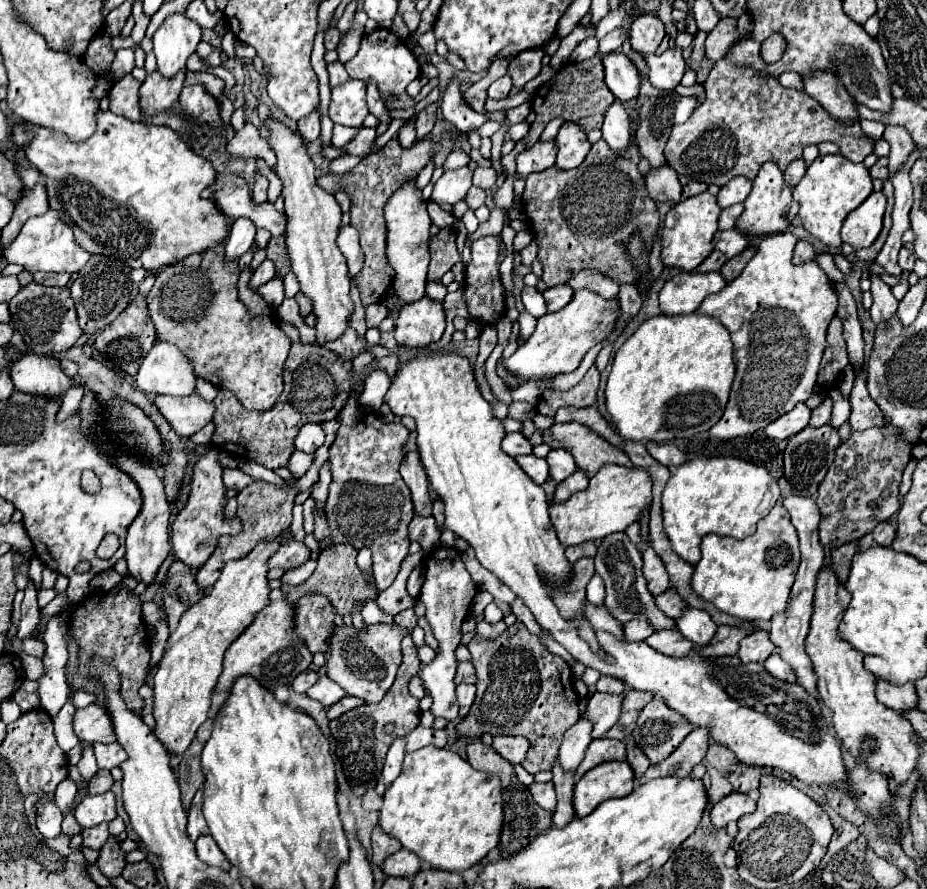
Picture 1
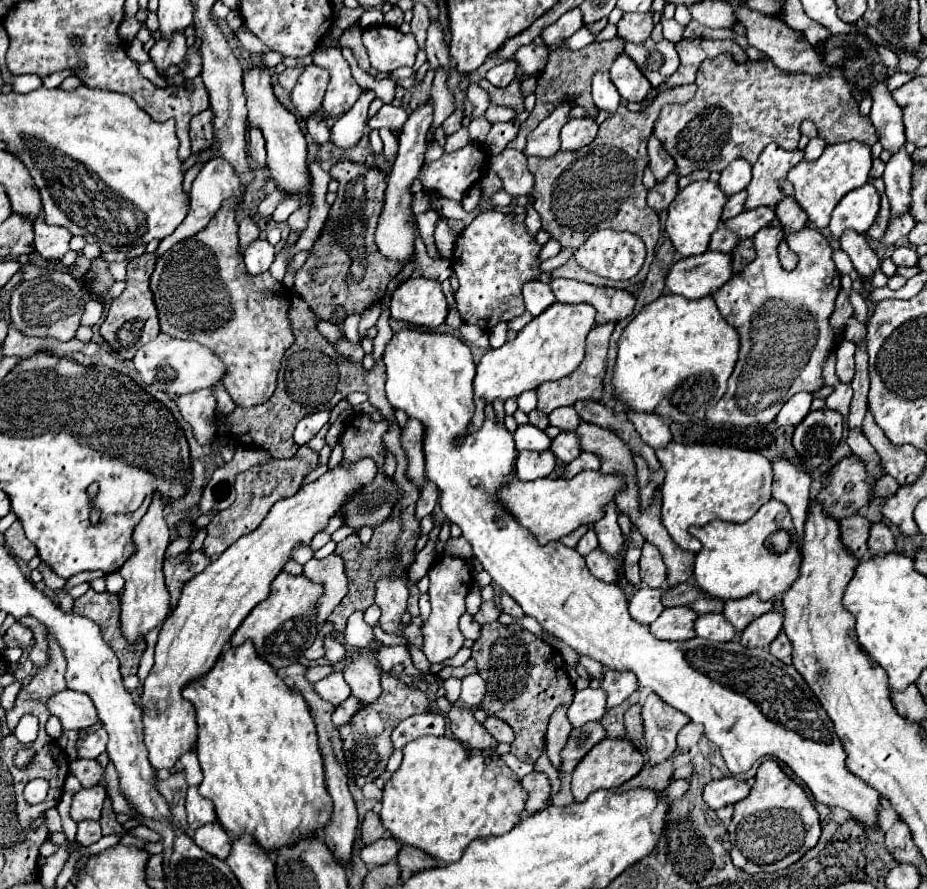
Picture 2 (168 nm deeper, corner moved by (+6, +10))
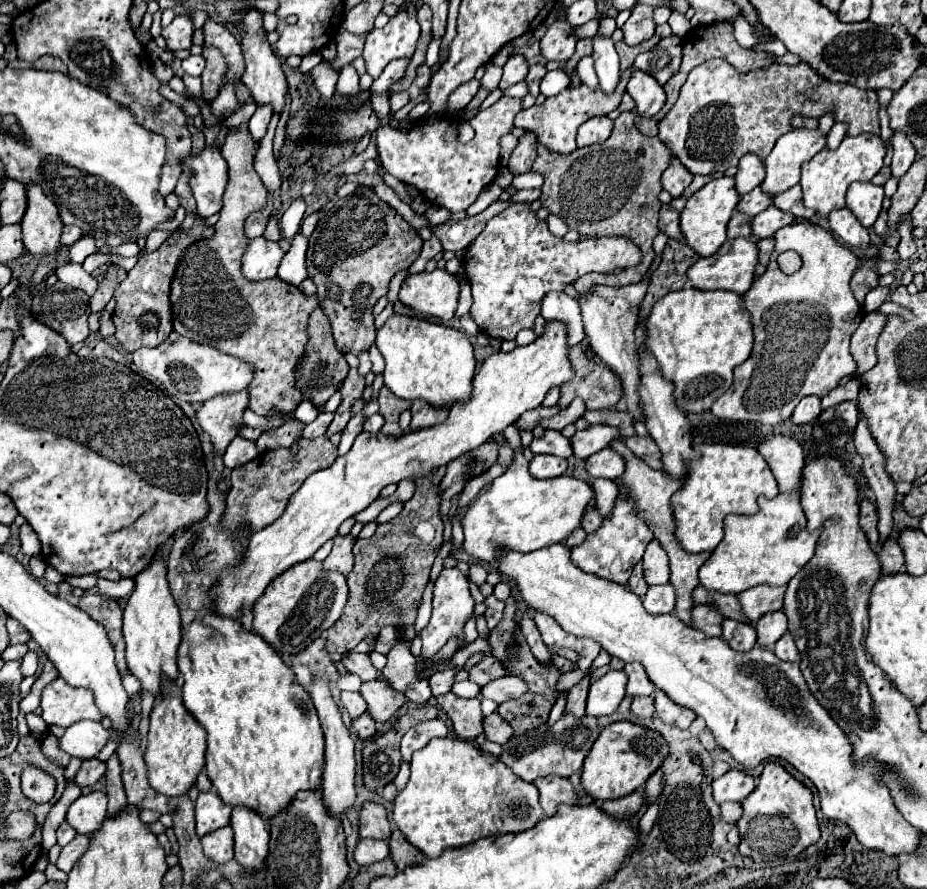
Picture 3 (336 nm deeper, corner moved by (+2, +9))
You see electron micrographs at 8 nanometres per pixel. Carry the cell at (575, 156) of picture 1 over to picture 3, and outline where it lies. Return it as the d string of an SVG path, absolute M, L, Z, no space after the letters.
M591 117L577 131L577 147L587 147L595 143L603 143L613 129L613 121L609 117Z

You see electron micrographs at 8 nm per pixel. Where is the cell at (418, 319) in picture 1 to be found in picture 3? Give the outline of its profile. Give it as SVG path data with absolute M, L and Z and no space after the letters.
M435 269L433 273L409 275L399 291L399 301L413 311L441 321L449 321L455 315L459 297L457 279L445 269Z

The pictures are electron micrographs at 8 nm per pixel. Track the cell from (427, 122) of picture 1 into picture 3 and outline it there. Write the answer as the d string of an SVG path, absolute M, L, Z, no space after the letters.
M423 63L423 65L419 67L419 71L417 71L417 77L413 79L413 83L411 83L411 87L409 87L409 97L411 97L411 101L417 101L419 93L421 93L425 87L429 87L431 75L433 75L431 67Z

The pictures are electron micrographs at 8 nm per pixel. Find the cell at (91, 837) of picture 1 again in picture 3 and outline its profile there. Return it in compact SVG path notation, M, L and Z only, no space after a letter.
M77 835L69 845L63 847L61 855L59 855L59 861L57 861L57 867L61 871L71 871L71 865L89 849L89 843L91 843L91 835Z

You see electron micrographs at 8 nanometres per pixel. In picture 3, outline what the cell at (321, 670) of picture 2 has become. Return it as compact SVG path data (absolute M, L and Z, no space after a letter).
M341 673L337 679L337 687L343 691L359 691L359 685L361 685L361 679L353 673Z

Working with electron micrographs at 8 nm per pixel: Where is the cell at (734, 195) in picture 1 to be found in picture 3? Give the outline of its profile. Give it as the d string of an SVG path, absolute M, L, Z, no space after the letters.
M743 155L737 165L735 173L735 189L739 195L749 193L753 187L757 187L765 179L763 161L757 159L757 155Z

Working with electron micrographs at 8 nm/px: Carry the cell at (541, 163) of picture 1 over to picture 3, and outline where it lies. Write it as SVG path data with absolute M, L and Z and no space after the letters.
M627 69L627 71L621 73L621 81L619 81L619 87L615 89L615 95L603 95L603 91L599 87L591 91L585 85L573 87L573 89L565 89L565 91L561 91L555 97L547 97L545 103L541 103L541 105L533 105L529 109L519 111L515 115L514 126L533 131L537 135L539 145L547 147L553 153L571 153L571 151L577 149L575 133L577 133L581 123L585 123L587 119L591 119L595 115L607 115L609 111L617 109L617 105L621 101L621 95L625 93L625 85L627 85L627 79L629 79L631 71L633 69Z

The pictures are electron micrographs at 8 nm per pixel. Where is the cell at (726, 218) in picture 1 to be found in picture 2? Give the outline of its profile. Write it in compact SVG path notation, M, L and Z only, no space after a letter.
M743 190L743 192L737 192L737 194L733 194L733 196L729 196L721 220L727 222L729 218L735 218L737 214L741 214L741 212L745 210L745 200L747 200L747 192L745 192L745 190Z

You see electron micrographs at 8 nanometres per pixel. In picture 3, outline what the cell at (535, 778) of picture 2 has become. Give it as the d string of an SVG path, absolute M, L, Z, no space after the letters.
M549 775L549 777L535 779L533 785L539 789L541 807L547 817L555 815L559 803L577 805L577 795L575 795L569 779L559 779L557 775Z

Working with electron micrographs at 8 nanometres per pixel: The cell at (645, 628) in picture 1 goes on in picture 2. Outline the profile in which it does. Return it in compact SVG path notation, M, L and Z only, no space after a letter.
M641 586L637 594L629 602L629 612L631 616L641 622L641 624L651 624L659 618L659 614L665 610L661 598L663 598L665 588L649 588Z

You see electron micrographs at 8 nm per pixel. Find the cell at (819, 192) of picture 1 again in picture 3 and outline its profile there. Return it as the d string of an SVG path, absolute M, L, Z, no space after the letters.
M857 135L845 137L835 151L823 149L811 161L801 167L801 189L805 207L815 209L821 217L829 217L833 209L845 207L845 191L855 181L871 181L875 173L883 167L885 143L879 135Z

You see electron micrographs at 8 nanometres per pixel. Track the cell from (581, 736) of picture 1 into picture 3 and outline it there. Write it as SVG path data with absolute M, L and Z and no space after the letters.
M609 671L599 681L591 683L585 715L593 717L611 715L625 697L625 685L627 685L627 675L623 671Z

